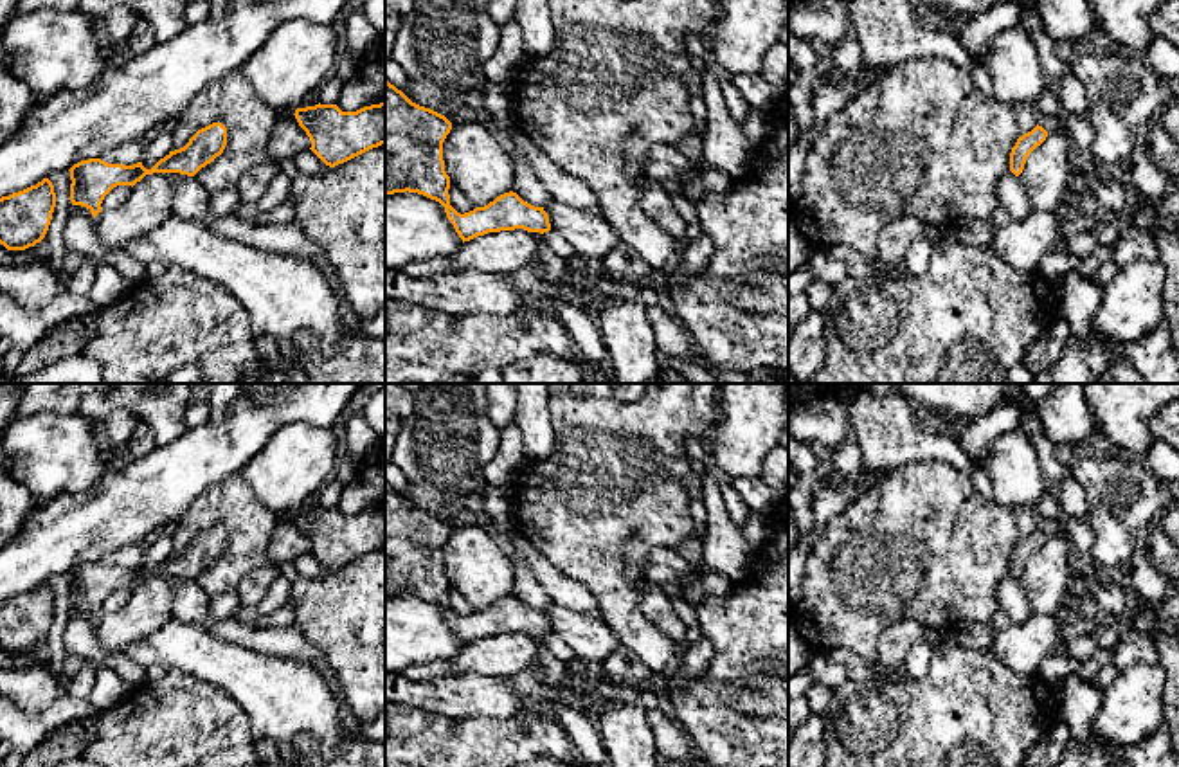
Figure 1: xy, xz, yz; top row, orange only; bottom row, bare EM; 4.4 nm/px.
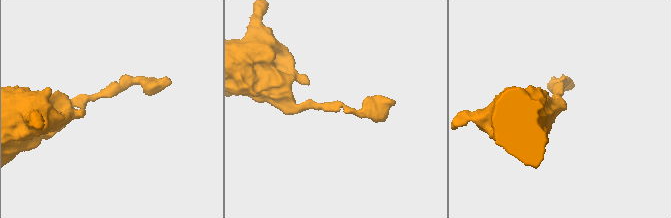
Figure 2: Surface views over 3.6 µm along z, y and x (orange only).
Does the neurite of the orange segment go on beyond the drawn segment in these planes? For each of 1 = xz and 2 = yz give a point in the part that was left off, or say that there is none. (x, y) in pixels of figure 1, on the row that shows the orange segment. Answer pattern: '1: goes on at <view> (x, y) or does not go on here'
1: does not go on here
2: does not go on here

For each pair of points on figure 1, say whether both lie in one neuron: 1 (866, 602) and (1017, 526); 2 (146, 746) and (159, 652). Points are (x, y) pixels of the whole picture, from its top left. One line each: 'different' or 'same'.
1: same
2: different

